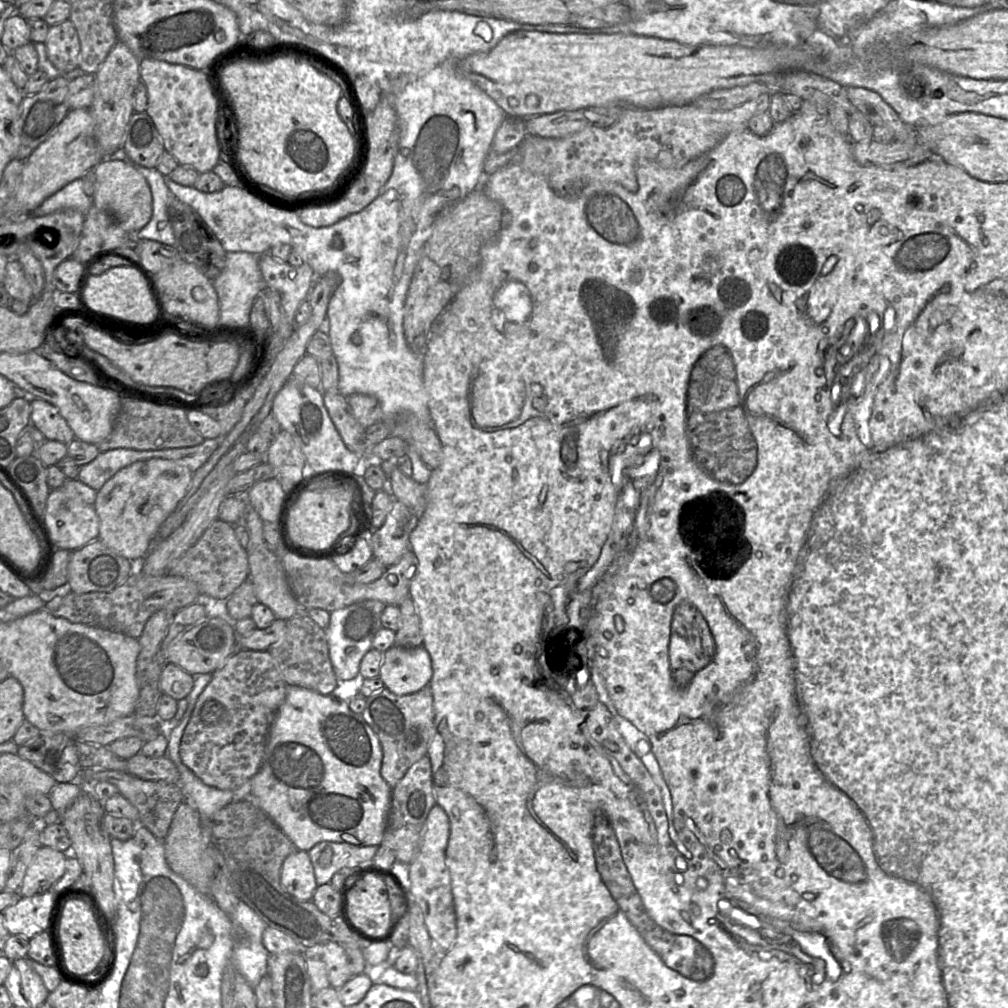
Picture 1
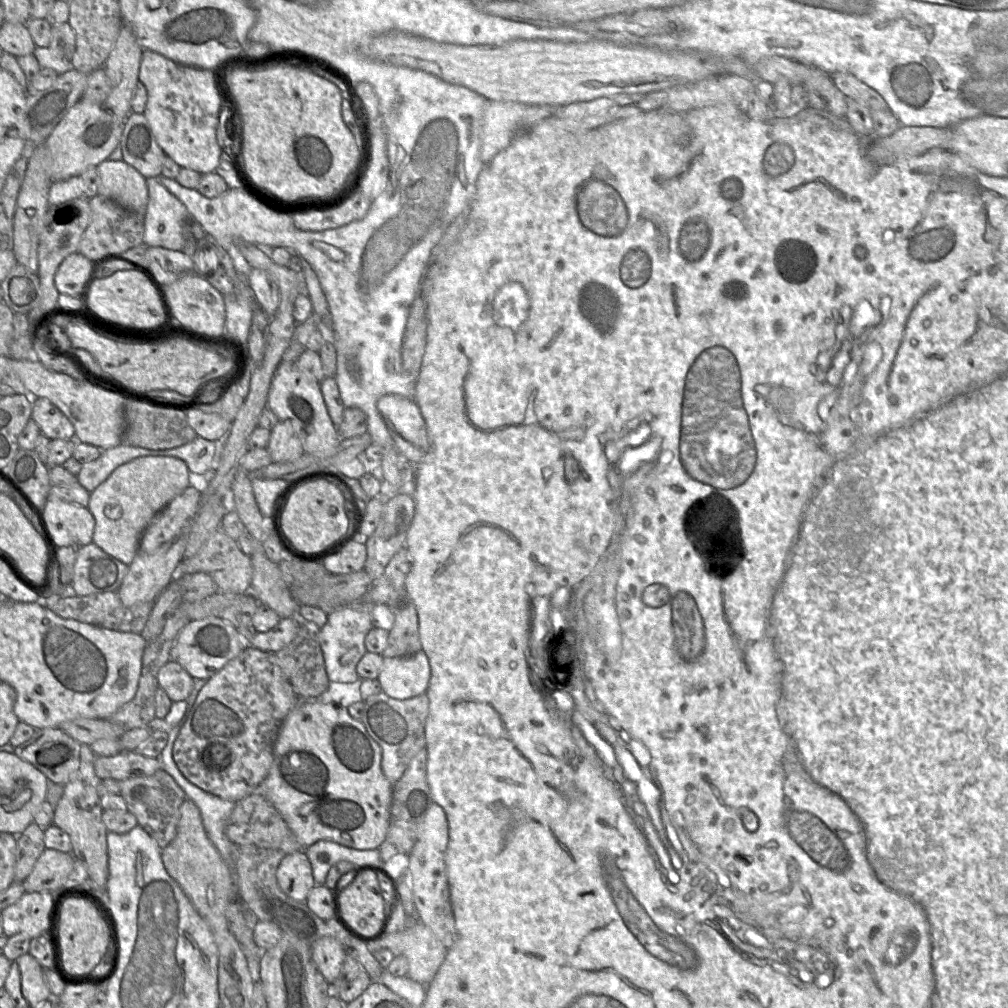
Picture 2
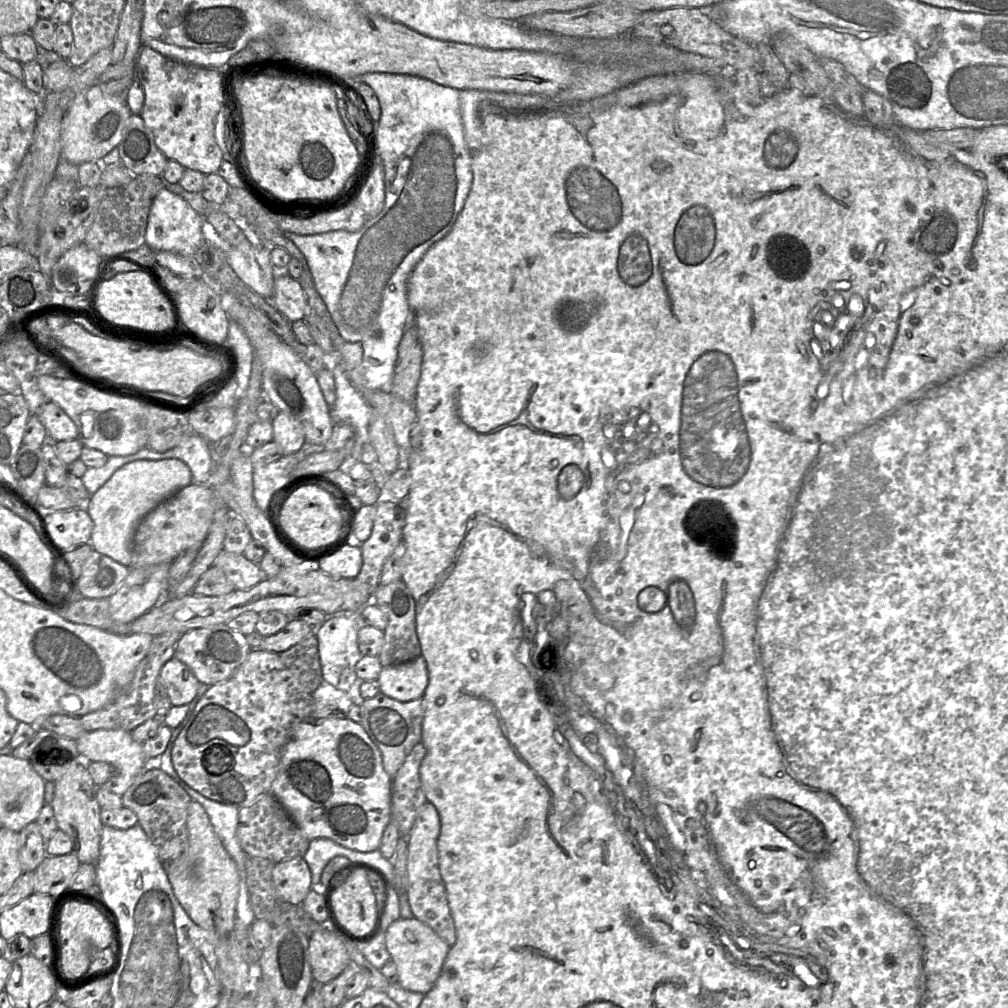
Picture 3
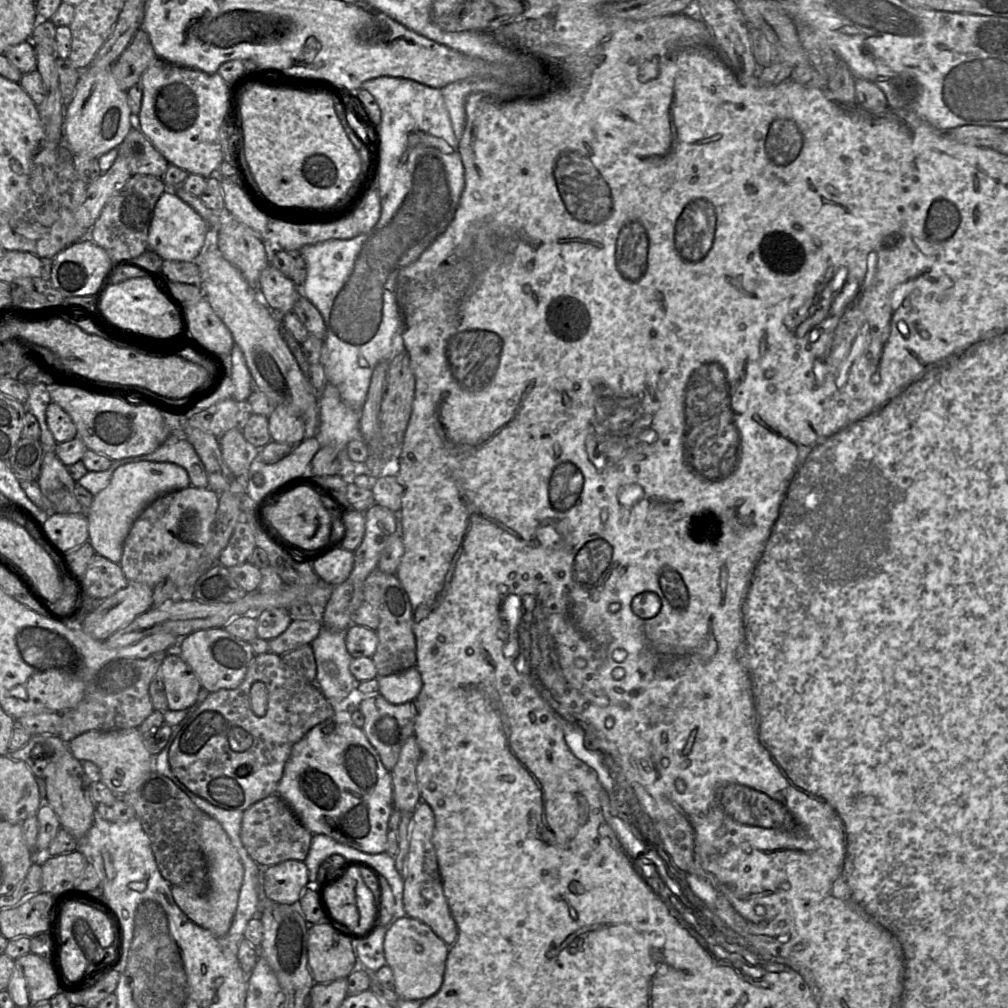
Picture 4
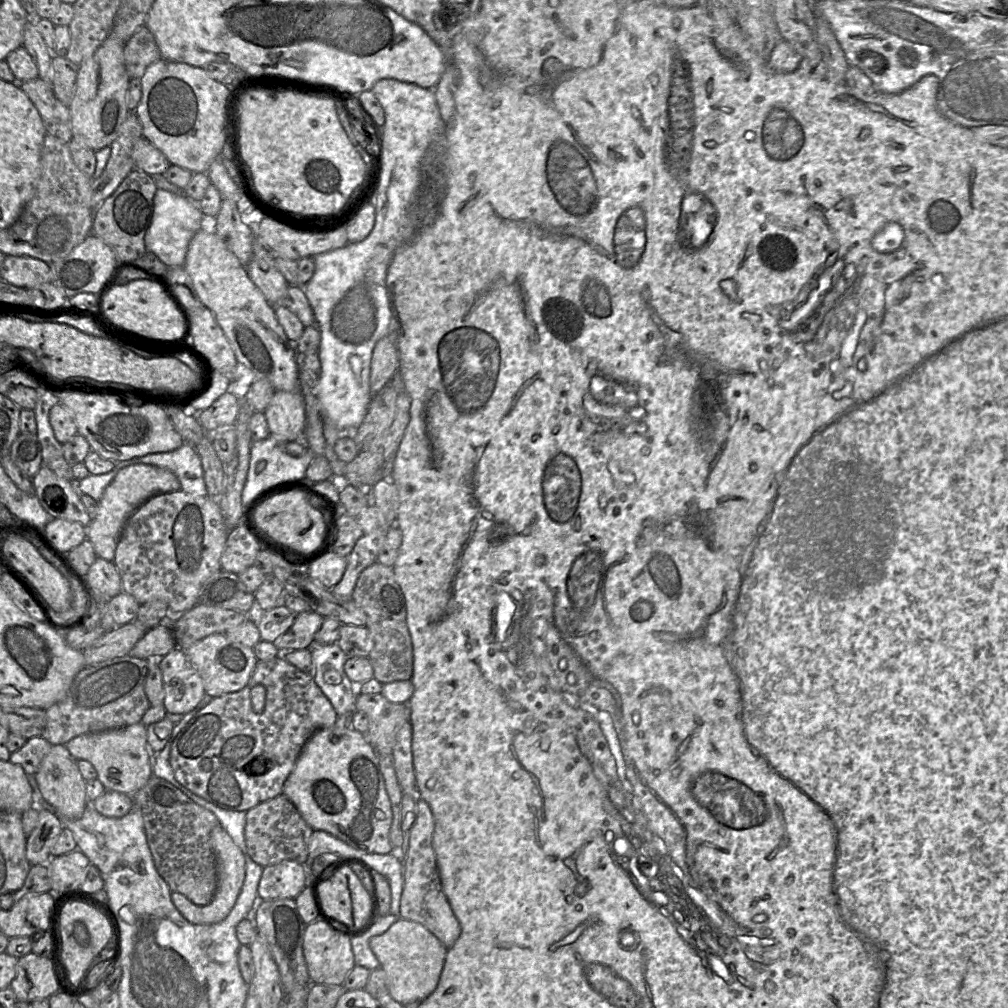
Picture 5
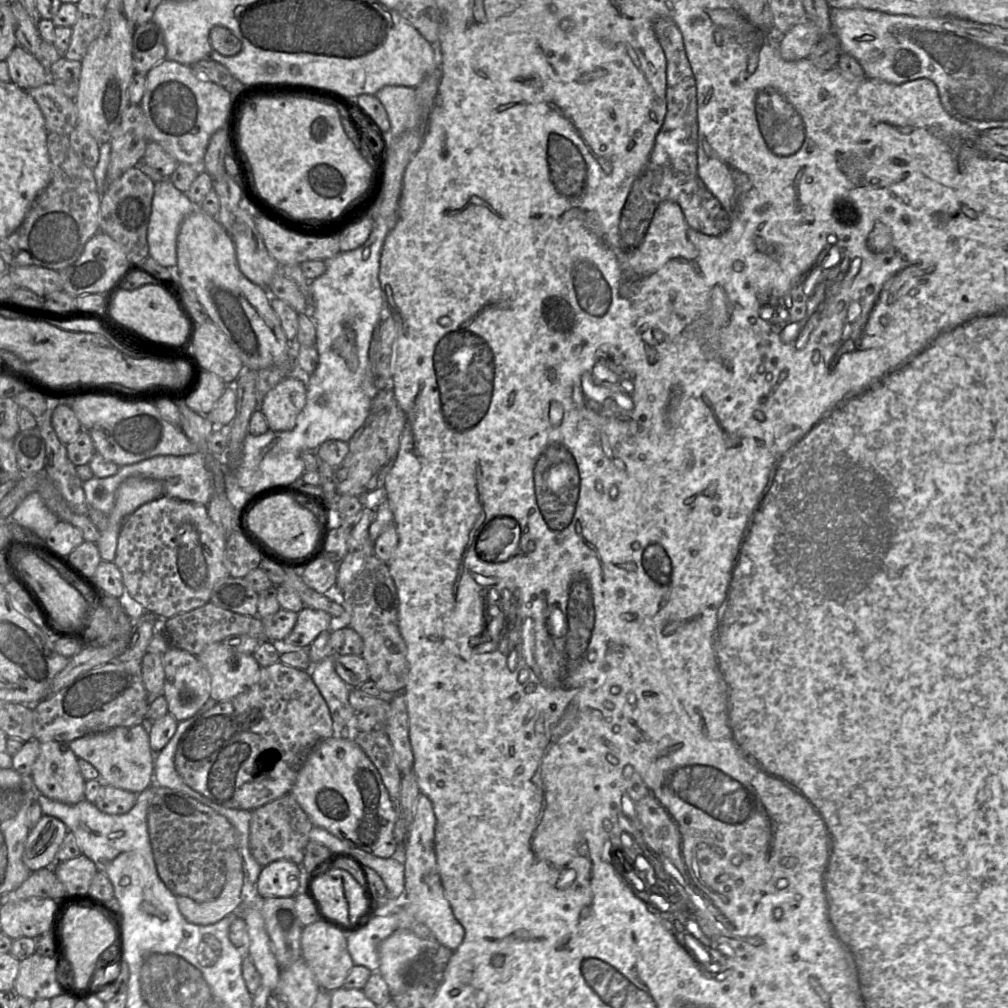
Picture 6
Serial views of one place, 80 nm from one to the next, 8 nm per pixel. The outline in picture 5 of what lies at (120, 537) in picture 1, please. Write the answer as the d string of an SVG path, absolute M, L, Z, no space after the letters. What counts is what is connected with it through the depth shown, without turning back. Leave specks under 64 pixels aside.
M140 463L120 469L98 501L95 517L85 527L86 538L92 543L96 557L113 562L118 540L131 514L154 495L178 490L178 478L166 468Z

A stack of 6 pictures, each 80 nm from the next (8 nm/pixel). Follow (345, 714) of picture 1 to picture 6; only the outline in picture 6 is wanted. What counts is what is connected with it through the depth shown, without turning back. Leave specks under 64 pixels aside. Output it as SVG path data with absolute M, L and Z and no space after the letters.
M332 736L320 741L307 756L290 793L314 825L325 828L351 847L381 858L390 858L395 853L394 826L397 815L390 795L376 766L354 740Z

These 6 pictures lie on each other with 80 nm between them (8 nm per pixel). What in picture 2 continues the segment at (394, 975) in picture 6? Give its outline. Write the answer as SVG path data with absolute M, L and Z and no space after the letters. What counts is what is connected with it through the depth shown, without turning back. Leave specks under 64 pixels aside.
M423 923L387 934L379 943L394 956L404 956L408 962L407 976L421 985L433 980L447 951Z

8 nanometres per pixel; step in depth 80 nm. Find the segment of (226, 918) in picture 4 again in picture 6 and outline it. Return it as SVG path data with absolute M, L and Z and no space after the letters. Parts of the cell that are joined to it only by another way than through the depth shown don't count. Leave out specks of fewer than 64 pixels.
M238 848L225 852L225 866L225 886L215 900L199 903L185 896L176 896L178 909L188 922L202 926L215 924L240 907L244 867Z

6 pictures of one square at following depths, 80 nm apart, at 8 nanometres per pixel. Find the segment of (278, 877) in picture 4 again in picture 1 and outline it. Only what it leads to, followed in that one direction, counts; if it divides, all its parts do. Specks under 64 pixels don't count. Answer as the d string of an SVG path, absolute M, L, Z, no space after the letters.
M296 850L285 858L280 870L280 883L297 899L312 899L317 884L307 851Z

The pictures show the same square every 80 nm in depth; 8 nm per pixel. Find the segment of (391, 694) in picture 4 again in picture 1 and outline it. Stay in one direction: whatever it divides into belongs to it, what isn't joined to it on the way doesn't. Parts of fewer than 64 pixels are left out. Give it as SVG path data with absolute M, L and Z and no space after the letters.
M423 645L392 646L383 653L379 677L384 687L395 695L415 693L429 686L432 678L430 655Z

